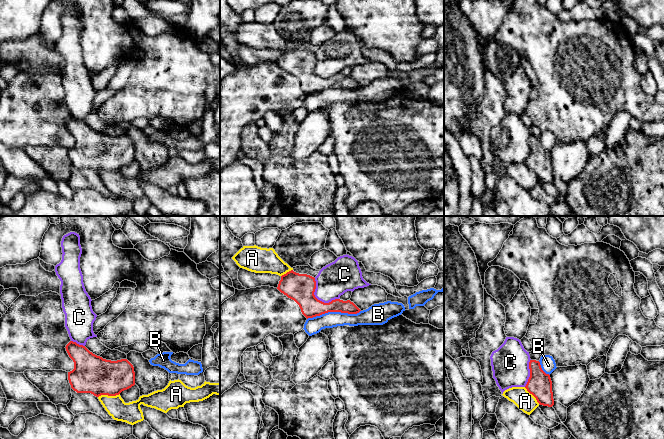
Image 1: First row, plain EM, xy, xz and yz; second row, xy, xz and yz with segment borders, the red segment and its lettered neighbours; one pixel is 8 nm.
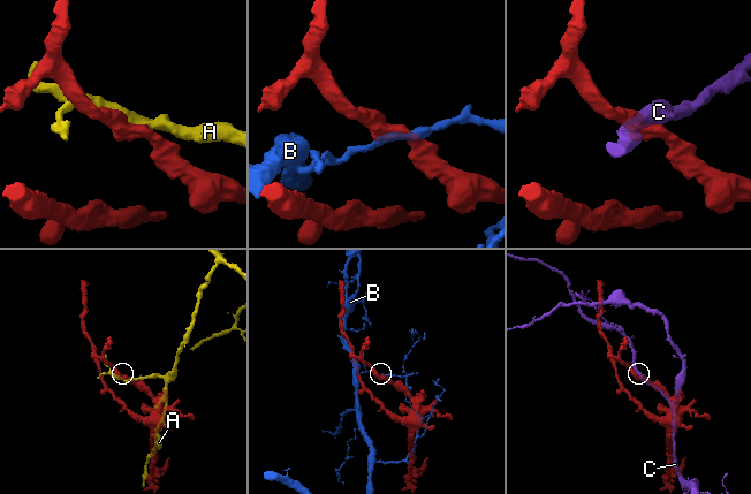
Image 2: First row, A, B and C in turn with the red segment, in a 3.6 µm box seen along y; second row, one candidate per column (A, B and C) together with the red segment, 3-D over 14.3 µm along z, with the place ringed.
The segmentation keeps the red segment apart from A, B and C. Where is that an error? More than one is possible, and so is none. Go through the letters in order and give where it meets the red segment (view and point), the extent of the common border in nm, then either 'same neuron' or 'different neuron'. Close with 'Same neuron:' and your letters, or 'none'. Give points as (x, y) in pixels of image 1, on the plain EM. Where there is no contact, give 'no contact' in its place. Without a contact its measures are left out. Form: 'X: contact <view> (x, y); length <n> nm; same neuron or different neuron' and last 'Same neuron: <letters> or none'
A: contact xy (108, 171); length 180 nm; different neuron
B: contact xz (333, 87); length 440 nm; different neuron
C: contact xz (317, 75); length 260 nm; different neuron
Same neuron: none

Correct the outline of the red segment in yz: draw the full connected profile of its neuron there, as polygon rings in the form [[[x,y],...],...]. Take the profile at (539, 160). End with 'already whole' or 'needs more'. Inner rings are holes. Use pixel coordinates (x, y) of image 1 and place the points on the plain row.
[[[530,136],[530,153],[525,162],[540,181],[552,183],[554,181],[552,157],[549,150],[546,150],[539,137]]]; already whole

